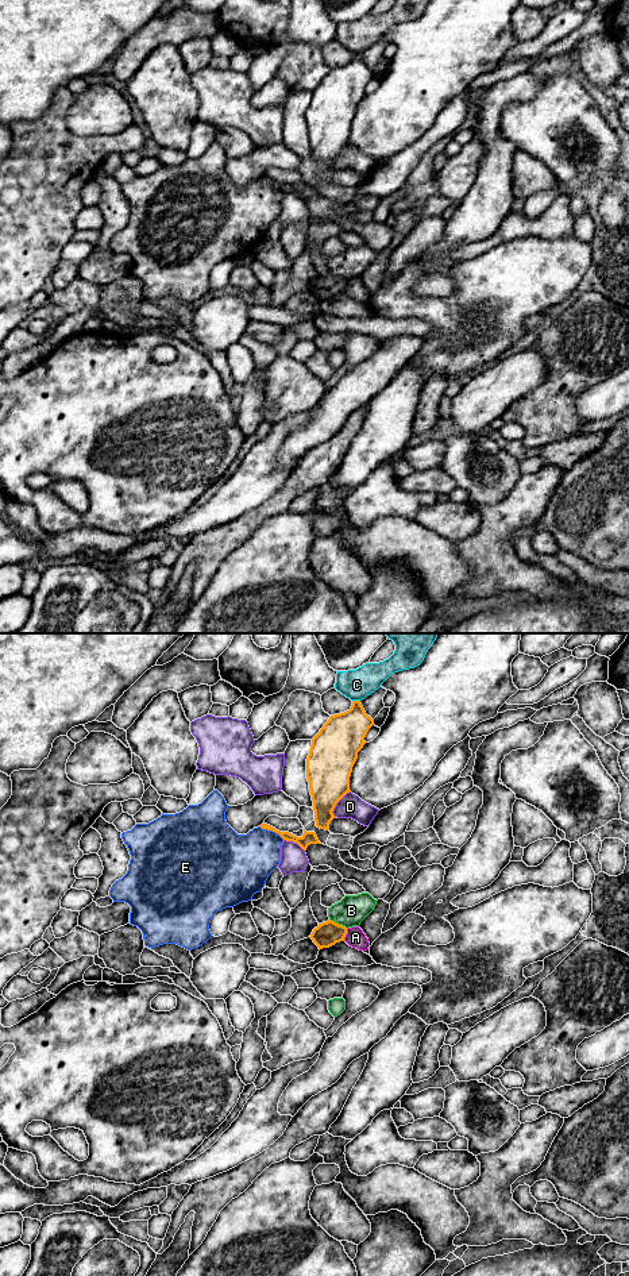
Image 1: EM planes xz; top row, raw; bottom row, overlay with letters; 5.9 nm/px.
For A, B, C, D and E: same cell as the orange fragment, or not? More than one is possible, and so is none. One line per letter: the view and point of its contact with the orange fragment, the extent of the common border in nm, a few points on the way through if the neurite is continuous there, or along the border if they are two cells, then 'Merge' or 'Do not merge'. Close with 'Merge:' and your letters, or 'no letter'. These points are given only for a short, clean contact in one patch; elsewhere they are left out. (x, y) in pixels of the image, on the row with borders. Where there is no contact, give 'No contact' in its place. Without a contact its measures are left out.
A: Touches orange at xz (346, 933). Shared border 80 nm. Boundary: xz (347, 929), (343, 940). Do not merge
B: Touches orange at xz (338, 924). Shared border 130 nm. Do not merge
C: Touches orange at xz (357, 701). Shared border 50 nm. Do not merge
D: Touches orange at xz (336, 802). Shared border 180 nm. Do not merge
E: Touches orange at xz (271, 829). Shared border 170 nm. Do not merge
Merge: no letter

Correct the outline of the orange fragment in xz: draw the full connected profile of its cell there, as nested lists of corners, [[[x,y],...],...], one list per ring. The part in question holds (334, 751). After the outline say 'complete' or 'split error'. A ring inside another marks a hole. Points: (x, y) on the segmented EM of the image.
[[[352,701],[350,710],[331,716],[312,739],[306,759],[306,778],[313,801],[314,821],[320,829],[329,829],[336,803],[350,793],[350,776],[364,737],[374,725],[360,701]]]; complete

